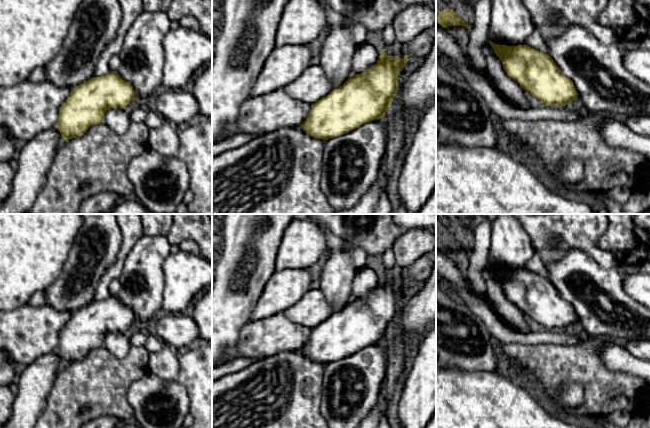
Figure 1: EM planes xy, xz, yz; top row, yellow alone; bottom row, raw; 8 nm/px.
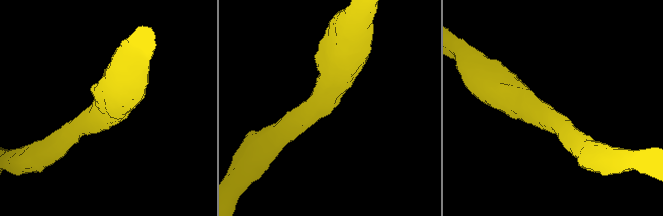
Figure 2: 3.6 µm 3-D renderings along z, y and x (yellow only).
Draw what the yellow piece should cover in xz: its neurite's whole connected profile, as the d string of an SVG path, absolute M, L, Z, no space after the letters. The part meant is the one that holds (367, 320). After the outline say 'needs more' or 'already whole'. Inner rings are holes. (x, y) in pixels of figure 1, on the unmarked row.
M382 273L377 287L366 296L354 299L342 310L333 313L327 320L312 328L308 342L301 348L301 352L308 359L326 365L346 358L365 347L383 342L398 314L398 298L409 284L406 278L403 283L387 280L387 274Z | already whole

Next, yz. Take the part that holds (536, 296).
M489 265L494 277L502 286L503 292L507 299L517 305L520 310L529 315L539 325L546 330L567 329L578 323L578 317L573 306L563 299L553 283L538 274L528 270L506 270L495 268Z | already whole

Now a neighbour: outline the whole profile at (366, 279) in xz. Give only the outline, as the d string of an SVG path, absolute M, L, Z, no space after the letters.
M369 264L356 272L352 284L351 297L354 299L366 296L377 287L381 273L375 265Z

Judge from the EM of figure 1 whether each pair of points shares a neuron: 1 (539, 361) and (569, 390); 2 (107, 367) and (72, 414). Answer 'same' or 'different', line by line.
1: different
2: same

